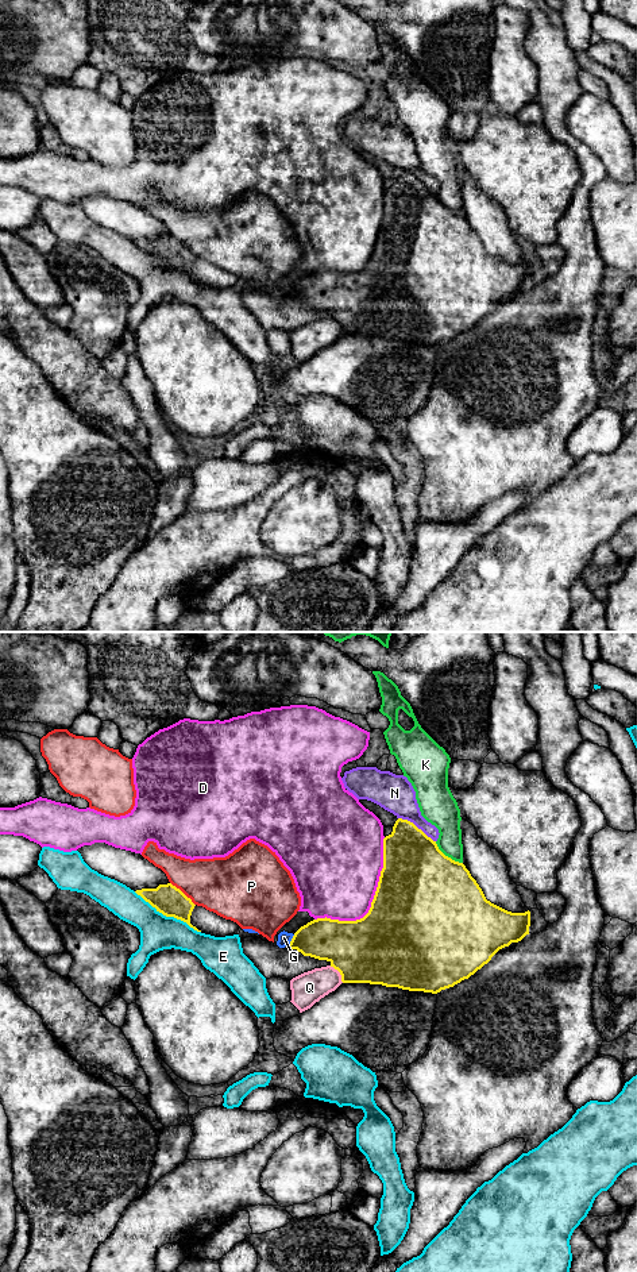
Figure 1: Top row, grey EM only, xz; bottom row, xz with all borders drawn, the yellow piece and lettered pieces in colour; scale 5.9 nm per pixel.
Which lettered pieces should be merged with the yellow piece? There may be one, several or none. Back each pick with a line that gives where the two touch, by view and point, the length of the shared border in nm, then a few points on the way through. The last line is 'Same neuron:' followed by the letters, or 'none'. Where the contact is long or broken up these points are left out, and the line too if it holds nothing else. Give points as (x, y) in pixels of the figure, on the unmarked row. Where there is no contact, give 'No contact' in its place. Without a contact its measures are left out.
Same neuron: none

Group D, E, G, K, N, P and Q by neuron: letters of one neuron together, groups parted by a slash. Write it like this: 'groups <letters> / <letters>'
groups D G / E / K / N / P / Q

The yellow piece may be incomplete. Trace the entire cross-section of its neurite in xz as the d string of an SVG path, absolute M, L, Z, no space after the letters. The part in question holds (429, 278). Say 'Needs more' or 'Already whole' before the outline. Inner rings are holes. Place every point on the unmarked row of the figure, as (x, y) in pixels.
Already whole. M398 170L393 178L393 184L383 190L383 220L381 223L378 239L371 254L368 265L356 273L339 273L331 270L317 270L306 277L301 278L293 288L289 300L297 301L304 308L310 308L318 312L327 312L331 319L337 321L341 327L343 335L370 335L382 336L386 339L398 339L409 343L424 343L437 346L441 342L453 339L464 331L468 331L484 316L487 316L491 309L502 300L509 298L511 294L521 293L526 286L529 286L530 278L530 263L525 265L511 265L507 263L490 253L486 251L482 240L476 232L471 228L470 223L463 215L455 213L445 208L437 198L436 193L428 189L421 181L418 181L413 174L408 171Z

